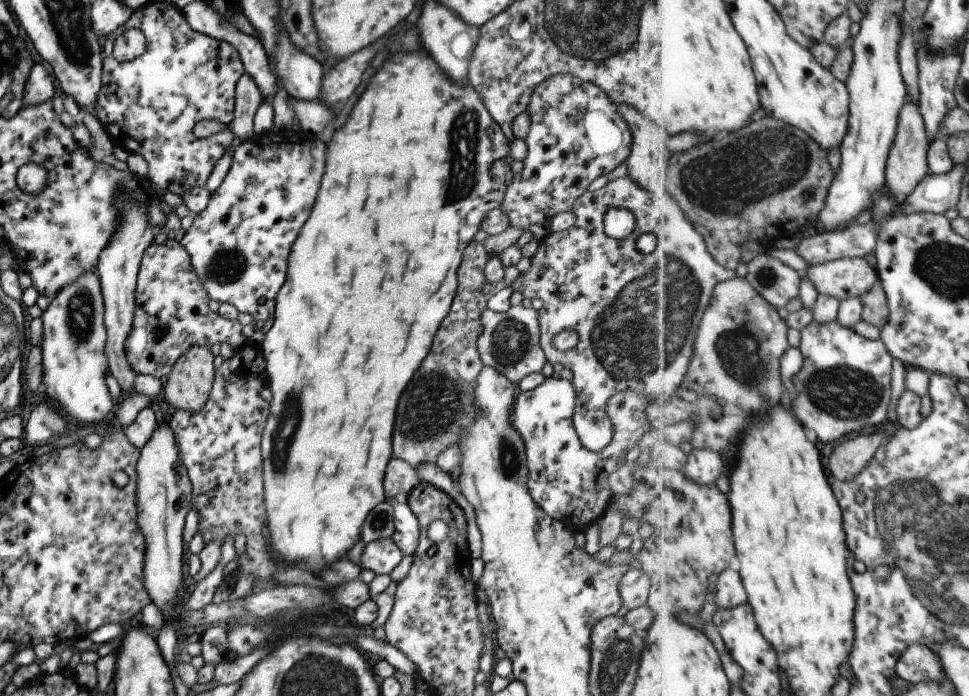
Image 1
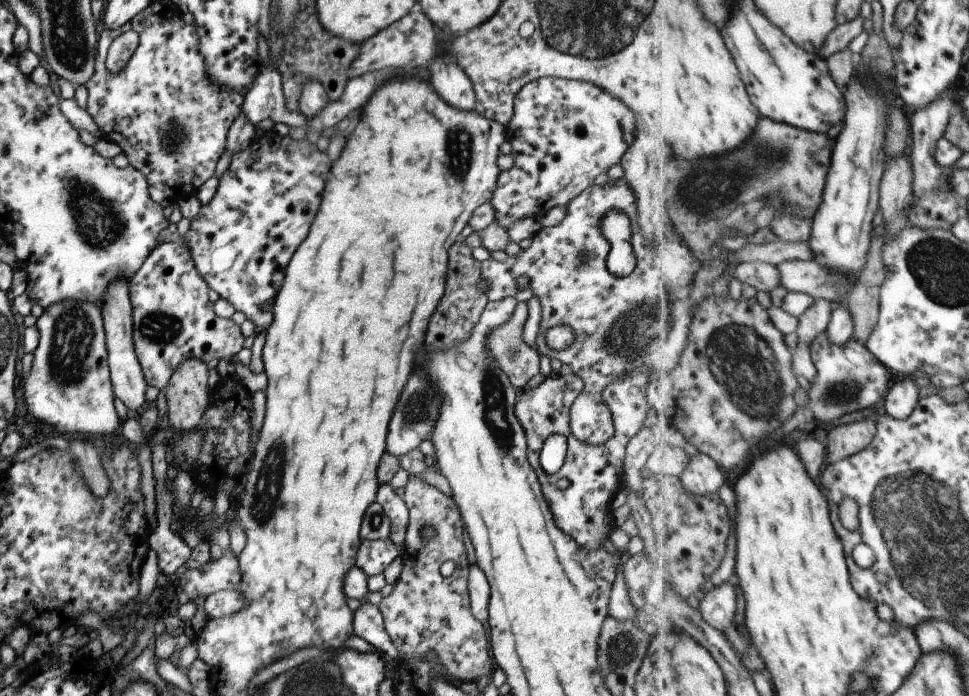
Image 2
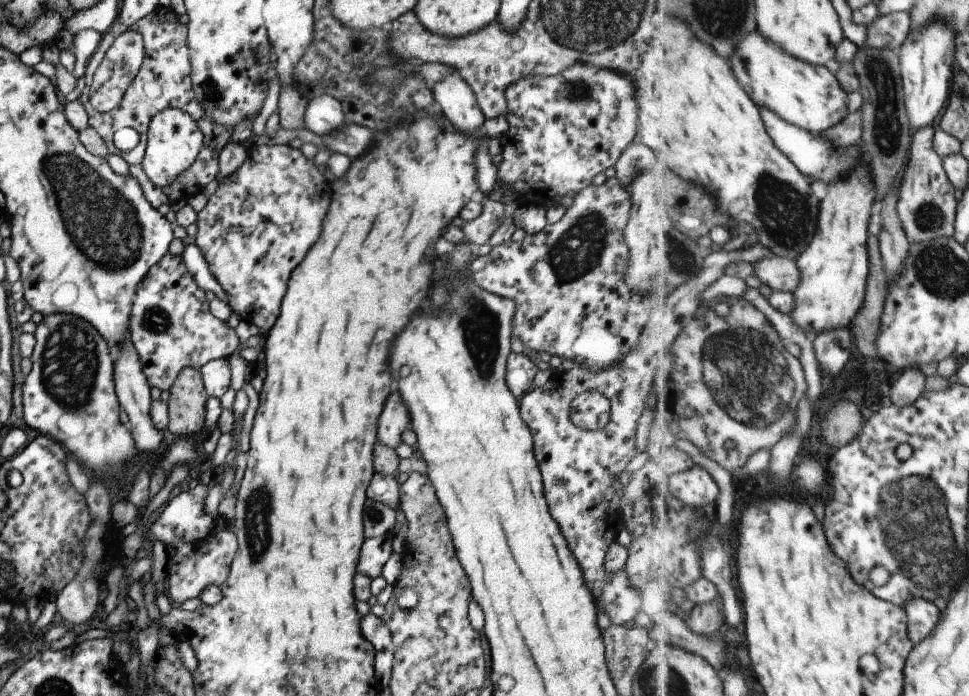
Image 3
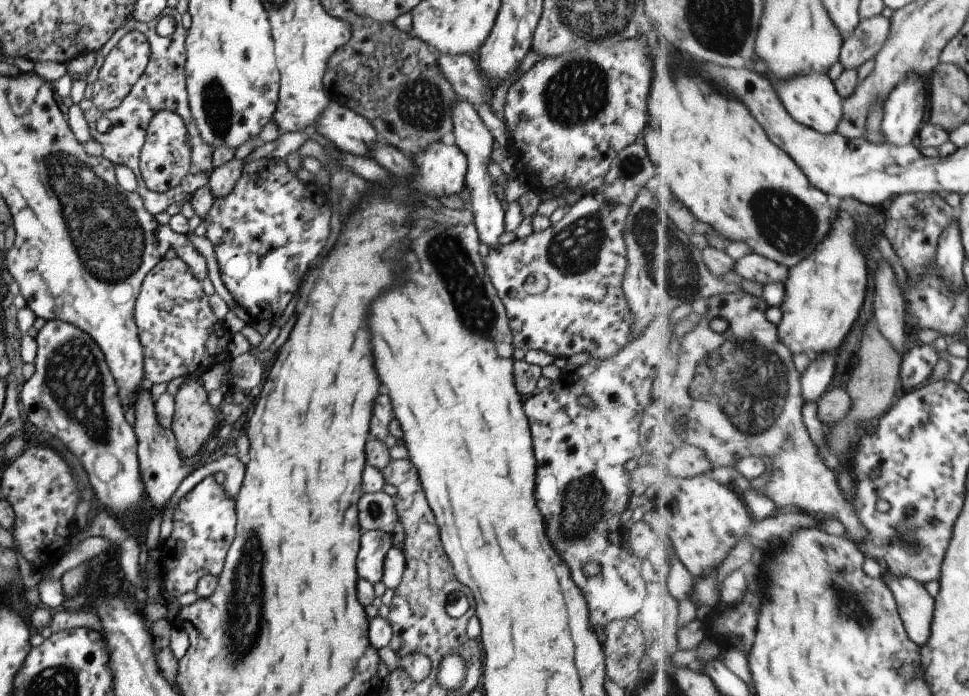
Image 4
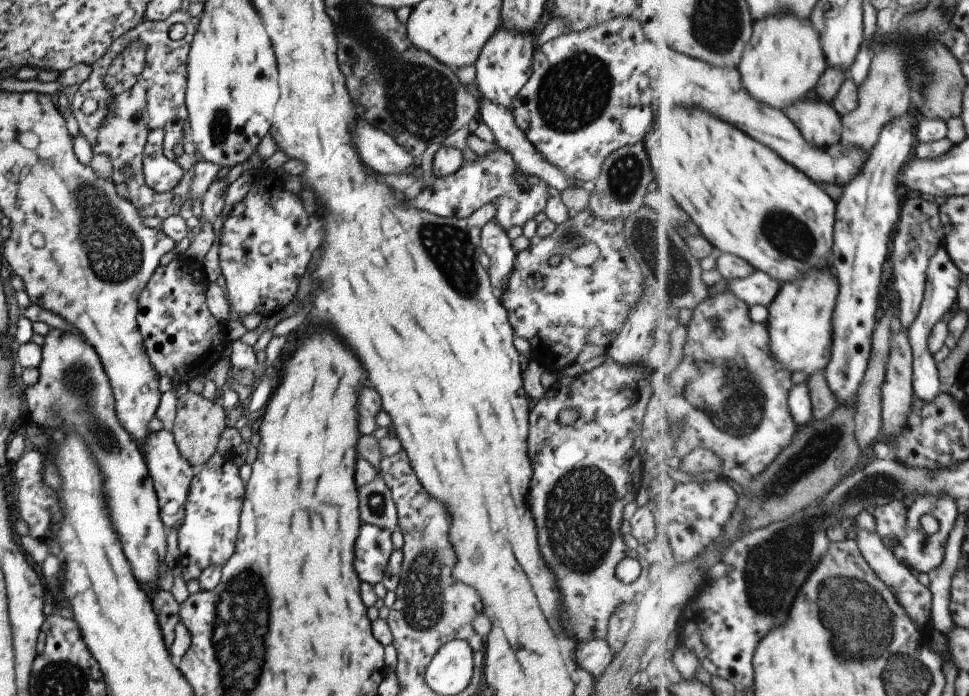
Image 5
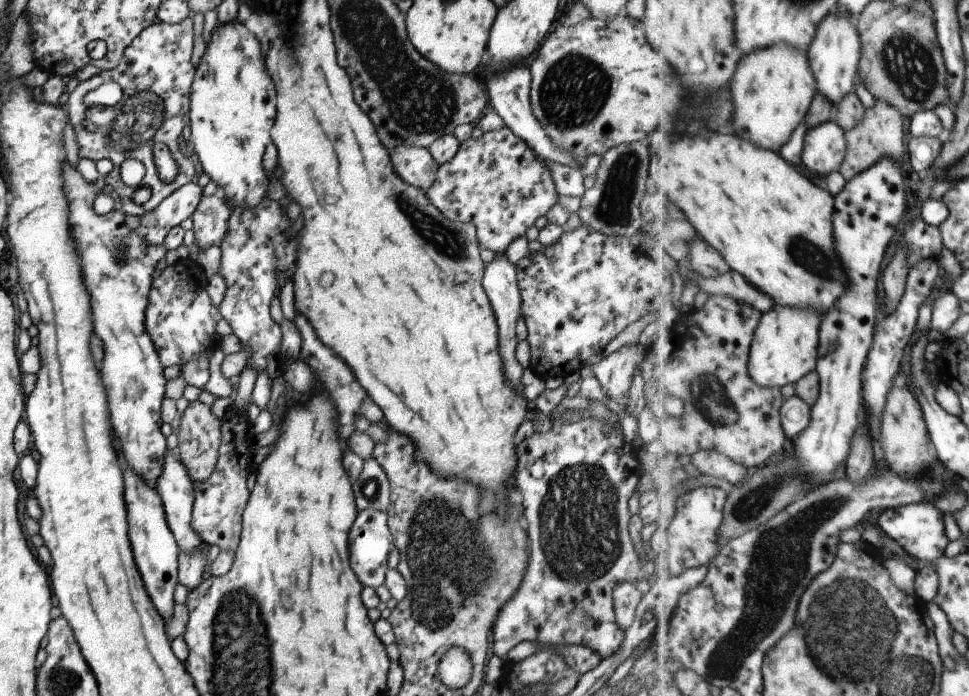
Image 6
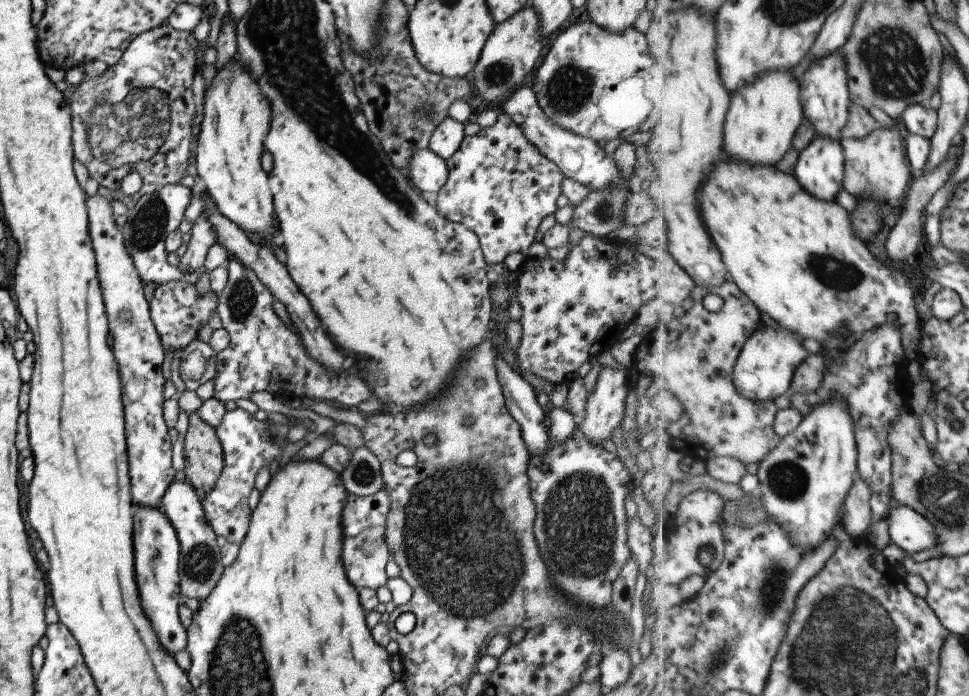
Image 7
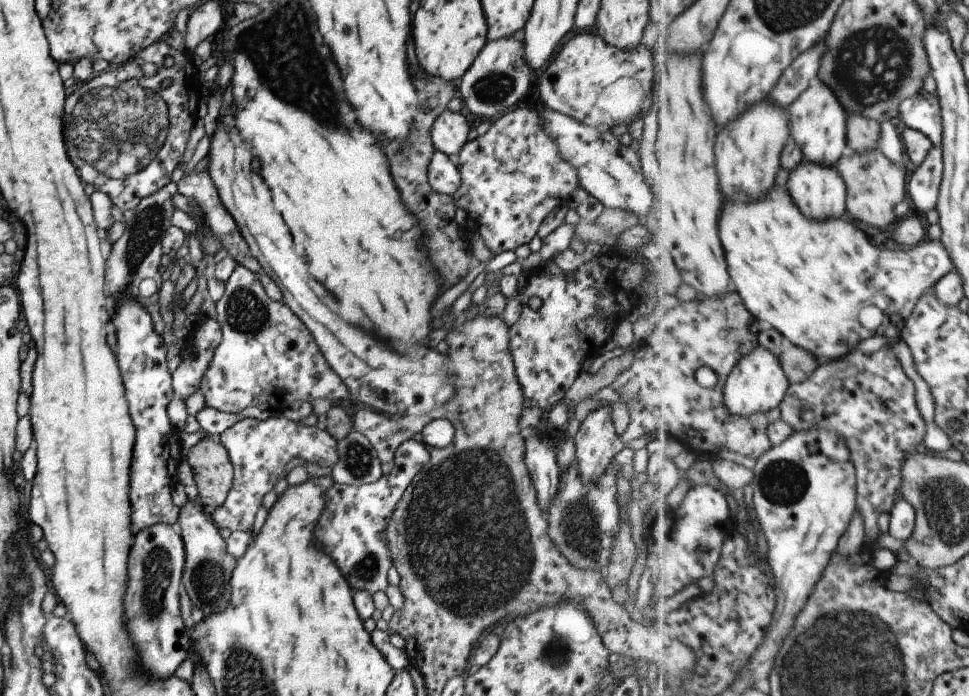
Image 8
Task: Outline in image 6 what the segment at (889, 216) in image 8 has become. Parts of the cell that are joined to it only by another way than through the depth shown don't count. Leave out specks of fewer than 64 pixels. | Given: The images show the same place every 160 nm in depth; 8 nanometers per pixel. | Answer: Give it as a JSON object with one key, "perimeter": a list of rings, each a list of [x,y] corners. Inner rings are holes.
{"perimeter":[[[876,99],[875,104],[866,109],[861,122],[846,132],[848,147],[839,170],[845,180],[854,179],[860,172],[872,167],[887,155],[901,163],[901,158],[905,154],[905,127],[907,123],[907,118],[893,103],[887,99]]]}

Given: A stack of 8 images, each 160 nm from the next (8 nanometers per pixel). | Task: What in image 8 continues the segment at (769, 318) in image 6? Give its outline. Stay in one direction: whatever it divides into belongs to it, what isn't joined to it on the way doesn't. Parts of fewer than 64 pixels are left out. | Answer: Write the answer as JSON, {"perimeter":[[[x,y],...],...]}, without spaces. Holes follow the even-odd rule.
{"perimeter":[[[757,345],[747,356],[744,356],[728,376],[724,388],[724,401],[734,415],[748,416],[756,412],[768,413],[784,402],[788,388],[791,386],[788,374],[784,371],[781,357],[771,350]]]}

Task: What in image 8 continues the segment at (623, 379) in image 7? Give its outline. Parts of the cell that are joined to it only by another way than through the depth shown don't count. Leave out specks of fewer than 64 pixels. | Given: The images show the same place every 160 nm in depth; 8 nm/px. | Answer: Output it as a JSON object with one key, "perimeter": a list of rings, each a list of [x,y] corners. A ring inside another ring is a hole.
{"perimeter":[[[608,404],[595,407],[594,410],[583,418],[572,441],[575,444],[574,458],[577,461],[578,475],[584,481],[594,481],[598,479],[598,476],[601,476],[605,467],[613,462],[614,454],[617,454],[617,452],[625,446],[613,430]]]}

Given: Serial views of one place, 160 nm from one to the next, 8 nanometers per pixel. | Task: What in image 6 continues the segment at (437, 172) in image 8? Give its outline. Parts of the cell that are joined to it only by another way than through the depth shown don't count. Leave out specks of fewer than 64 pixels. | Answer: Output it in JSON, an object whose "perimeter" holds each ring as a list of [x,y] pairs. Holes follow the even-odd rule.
{"perimeter":[[[397,145],[387,152],[393,172],[405,184],[421,189],[423,192],[429,188],[438,164],[434,162],[425,147]]]}

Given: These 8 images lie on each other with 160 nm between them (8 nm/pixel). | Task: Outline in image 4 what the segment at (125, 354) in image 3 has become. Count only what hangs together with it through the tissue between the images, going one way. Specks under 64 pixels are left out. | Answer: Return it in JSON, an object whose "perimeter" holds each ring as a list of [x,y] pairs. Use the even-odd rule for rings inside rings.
{"perimeter":[[[144,386],[141,392],[137,392],[137,400],[133,402],[133,433],[136,437],[137,461],[139,462],[140,478],[143,482],[146,496],[157,510],[164,510],[167,502],[179,486],[197,464],[186,466],[183,457],[178,452],[175,436],[169,428],[163,428],[155,418],[153,402],[150,398],[148,386]]]}

